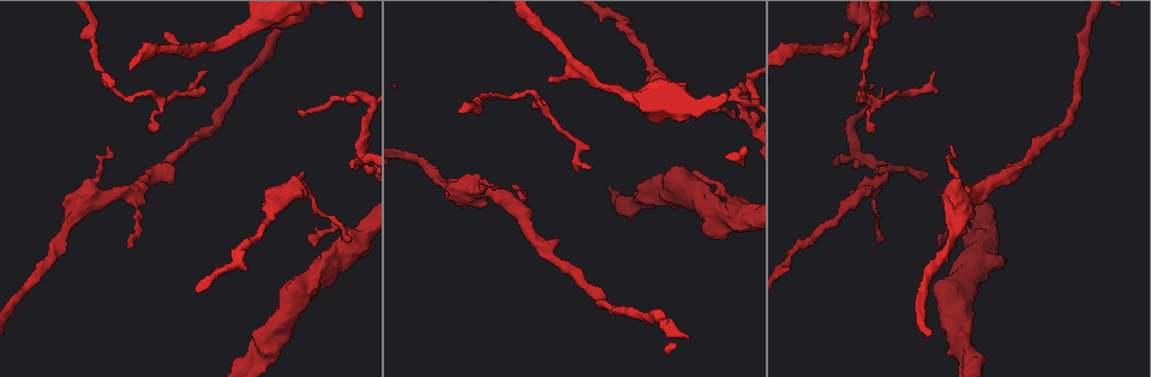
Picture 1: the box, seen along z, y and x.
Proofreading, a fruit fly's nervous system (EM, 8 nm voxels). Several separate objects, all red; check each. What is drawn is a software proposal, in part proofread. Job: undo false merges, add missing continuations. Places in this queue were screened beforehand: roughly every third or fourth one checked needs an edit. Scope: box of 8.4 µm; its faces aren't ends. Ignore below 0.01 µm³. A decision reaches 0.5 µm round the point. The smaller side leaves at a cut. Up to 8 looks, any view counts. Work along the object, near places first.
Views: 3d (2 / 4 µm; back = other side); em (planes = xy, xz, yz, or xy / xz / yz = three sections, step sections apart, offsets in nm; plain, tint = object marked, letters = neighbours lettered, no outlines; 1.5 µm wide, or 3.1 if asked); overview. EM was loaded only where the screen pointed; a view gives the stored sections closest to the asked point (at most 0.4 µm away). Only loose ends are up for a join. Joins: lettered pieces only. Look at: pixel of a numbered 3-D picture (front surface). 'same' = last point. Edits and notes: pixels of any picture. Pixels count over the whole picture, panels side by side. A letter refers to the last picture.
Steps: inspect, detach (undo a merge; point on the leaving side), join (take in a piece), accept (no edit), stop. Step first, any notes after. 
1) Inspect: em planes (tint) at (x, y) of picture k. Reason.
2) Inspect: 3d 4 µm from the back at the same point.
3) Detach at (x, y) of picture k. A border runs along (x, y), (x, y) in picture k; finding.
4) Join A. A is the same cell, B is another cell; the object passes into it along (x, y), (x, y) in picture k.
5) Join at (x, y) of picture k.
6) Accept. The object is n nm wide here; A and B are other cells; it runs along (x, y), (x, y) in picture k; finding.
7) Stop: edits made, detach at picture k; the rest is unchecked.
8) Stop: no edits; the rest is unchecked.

Inspect: em planes (plain) at (859, 93) of picture 1. Sharp bend.

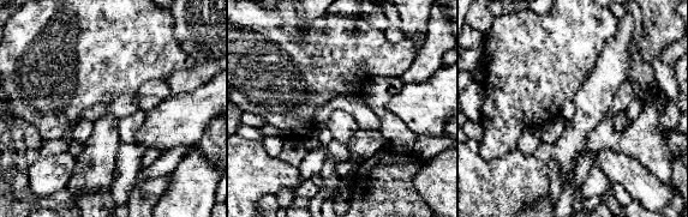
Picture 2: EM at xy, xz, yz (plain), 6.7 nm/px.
Inspect: em planes (letters) at the same point.

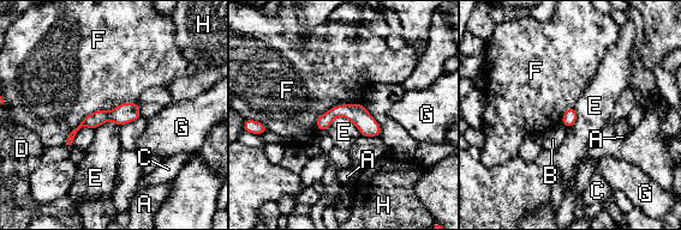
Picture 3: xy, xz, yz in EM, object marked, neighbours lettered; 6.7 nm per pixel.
Accept. A, B, C, D, E, F, G and H are other cells; a border runs along (326, 129), (345, 116), (362, 134) in picture 3; continuous, no second neuron.

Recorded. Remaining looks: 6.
Inspect: em xz step 8 (tint) at (495, 185) of picture 1. Tapers out.

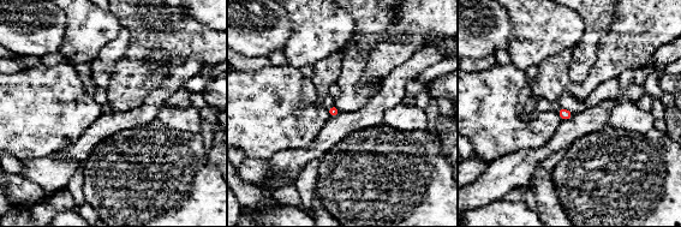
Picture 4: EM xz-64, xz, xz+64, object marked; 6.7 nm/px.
Inspect: em planes (letters) at the same point. Another direction.

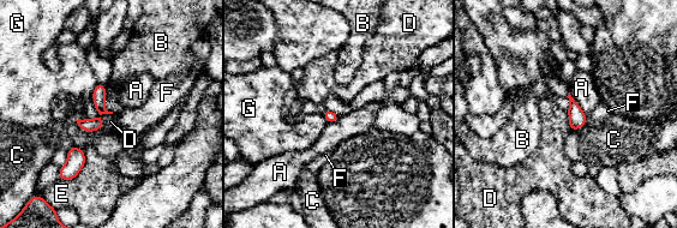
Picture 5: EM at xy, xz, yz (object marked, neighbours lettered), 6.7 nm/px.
Accept. The longest contact is with A, 200 nm; A, B, C, D, E, F and G are other cells; none of them fits.

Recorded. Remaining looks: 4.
Inspect: em yz step 4 (tint) at (511, 186) of picture 1. Tapers out.

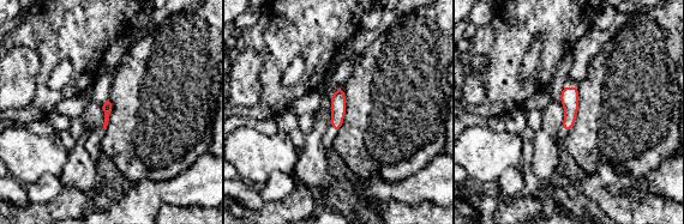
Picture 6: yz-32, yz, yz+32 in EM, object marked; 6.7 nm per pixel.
Inspect: em planes (letters) at the same point. Another direction.

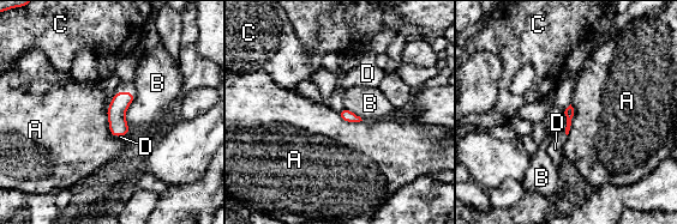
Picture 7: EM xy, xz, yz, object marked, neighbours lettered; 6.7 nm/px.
Join at (555, 149) of picture 7. D is the same cell, A, B and C are other cells; the object passes into it along (569, 112), (565, 133), (555, 149) in picture 7; the neuron continues.

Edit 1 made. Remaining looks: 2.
Stop: edits made, join at picture 7; the rest is unchecked.

